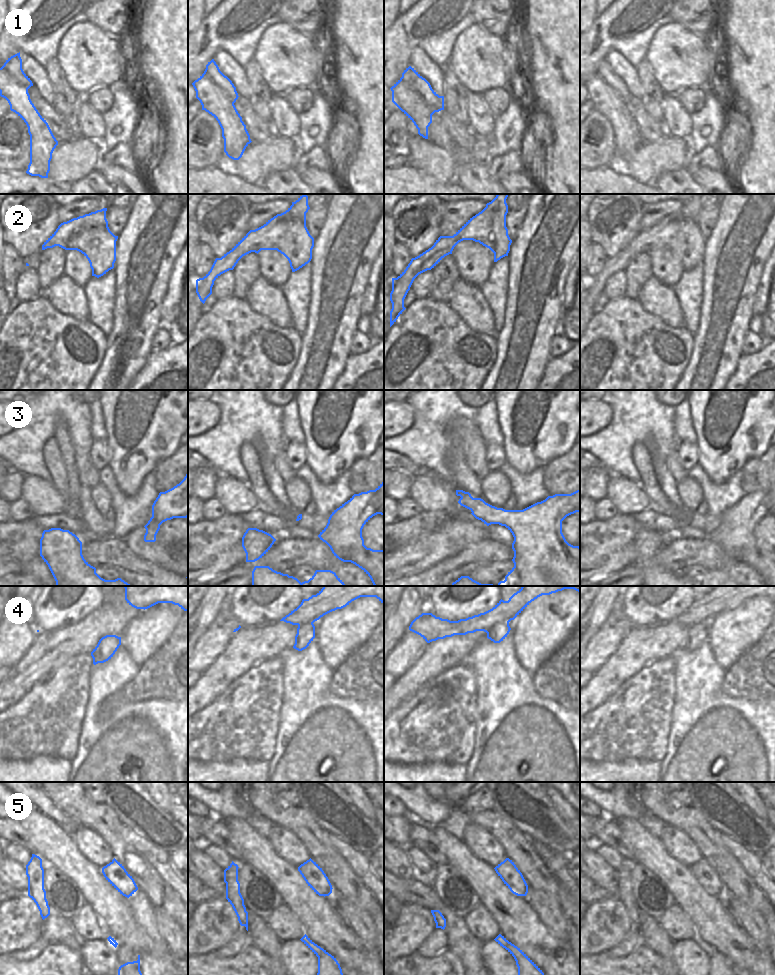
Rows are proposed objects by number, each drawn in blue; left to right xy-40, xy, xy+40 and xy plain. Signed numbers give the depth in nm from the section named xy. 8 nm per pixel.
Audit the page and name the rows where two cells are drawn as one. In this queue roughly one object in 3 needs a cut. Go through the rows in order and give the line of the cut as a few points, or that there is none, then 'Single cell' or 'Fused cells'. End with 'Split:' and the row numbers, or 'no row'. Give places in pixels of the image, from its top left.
1: No split. Single cell
2: No split. Single cell
3: No split. Single cell
4: Split along xy+40 (508, 622), (496, 623), (487, 633). Fused cells
5: No split. Single cell
Split: 4.

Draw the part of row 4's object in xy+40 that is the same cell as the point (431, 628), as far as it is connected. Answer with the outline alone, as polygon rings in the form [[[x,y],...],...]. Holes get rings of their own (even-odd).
[[[522,586],[508,601],[501,599],[492,609],[484,613],[458,621],[442,619],[432,613],[422,613],[411,622],[409,630],[420,635],[427,643],[476,631],[488,633],[494,625],[514,620],[538,597],[564,589],[574,589],[580,593],[580,586]]]

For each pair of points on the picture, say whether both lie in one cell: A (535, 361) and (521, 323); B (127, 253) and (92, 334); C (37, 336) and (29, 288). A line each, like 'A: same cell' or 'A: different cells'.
A: same cell
B: different cells
C: different cells

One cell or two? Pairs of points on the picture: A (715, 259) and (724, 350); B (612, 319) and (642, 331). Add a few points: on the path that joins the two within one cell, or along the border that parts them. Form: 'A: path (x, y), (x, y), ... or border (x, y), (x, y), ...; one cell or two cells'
A: path (724, 282), (724, 327); one cell
B: path (619, 326), (624, 331), (635, 331); one cell

